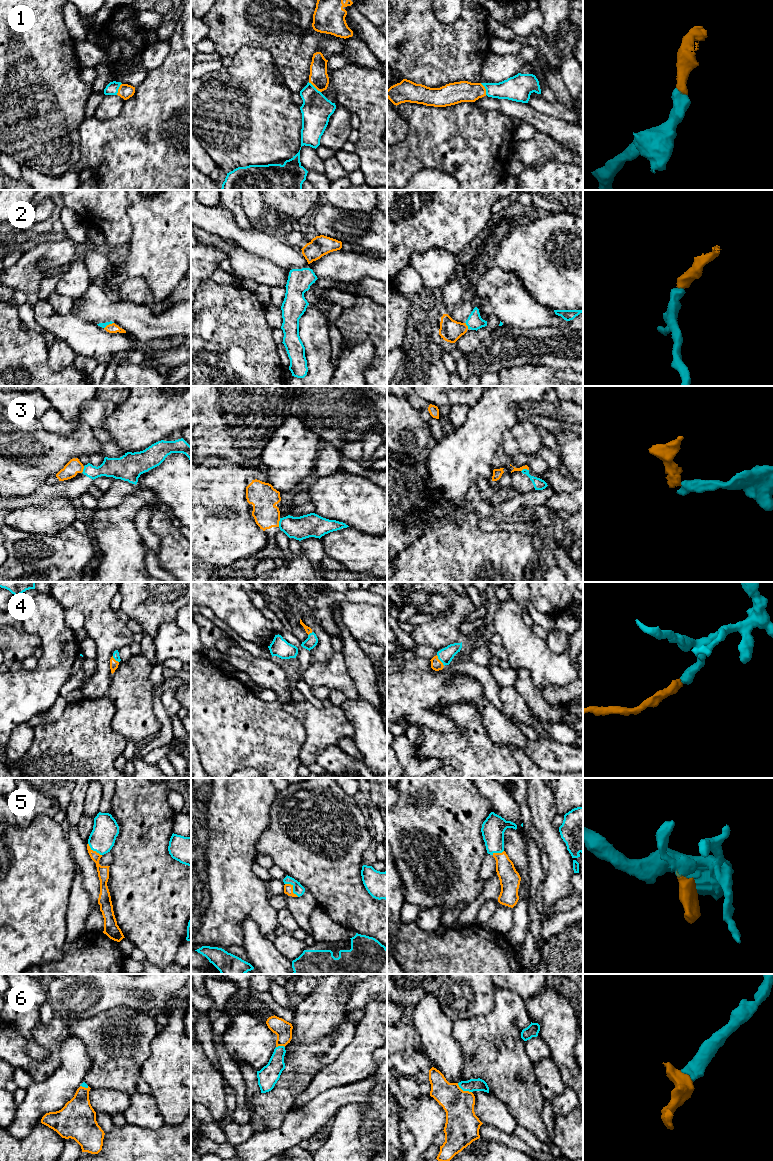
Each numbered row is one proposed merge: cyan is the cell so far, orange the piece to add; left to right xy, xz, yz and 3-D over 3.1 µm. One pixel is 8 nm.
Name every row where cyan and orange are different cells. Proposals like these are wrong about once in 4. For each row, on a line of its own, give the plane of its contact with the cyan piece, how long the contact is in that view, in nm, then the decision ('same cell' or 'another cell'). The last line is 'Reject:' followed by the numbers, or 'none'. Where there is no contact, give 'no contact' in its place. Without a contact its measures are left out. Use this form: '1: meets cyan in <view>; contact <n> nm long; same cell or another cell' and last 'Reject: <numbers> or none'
1: meets cyan in xz; contact 130 nm long; same cell
2: meets cyan in yz; contact 60 nm long; same cell
3: meets cyan in xz; contact 70 nm long; another cell
4: meets cyan in yz; contact 110 nm long; same cell
5: meets cyan in xz; contact 160 nm long; same cell
6: meets cyan in yz; contact 140 nm long; same cell
Reject: 3

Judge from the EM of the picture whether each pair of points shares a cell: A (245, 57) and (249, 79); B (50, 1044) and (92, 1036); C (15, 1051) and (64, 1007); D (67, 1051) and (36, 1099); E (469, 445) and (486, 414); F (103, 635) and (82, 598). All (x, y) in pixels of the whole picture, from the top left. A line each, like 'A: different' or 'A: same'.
A: same
B: different
C: different
D: same
E: same
F: same

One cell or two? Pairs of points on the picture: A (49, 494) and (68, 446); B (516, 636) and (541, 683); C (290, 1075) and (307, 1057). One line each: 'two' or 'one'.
A: two
B: one
C: one

